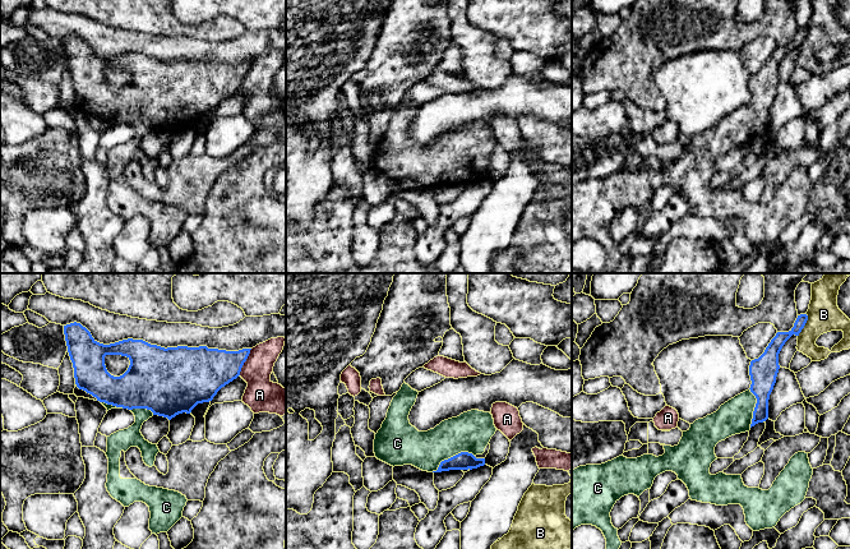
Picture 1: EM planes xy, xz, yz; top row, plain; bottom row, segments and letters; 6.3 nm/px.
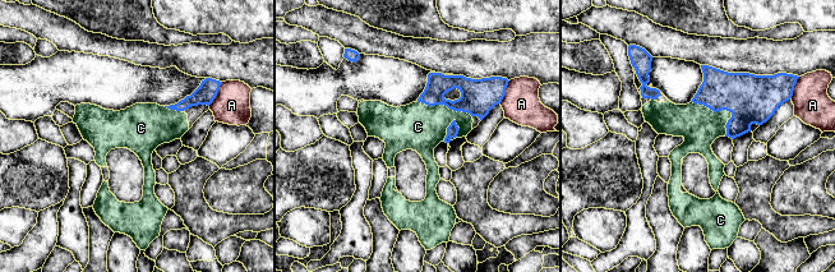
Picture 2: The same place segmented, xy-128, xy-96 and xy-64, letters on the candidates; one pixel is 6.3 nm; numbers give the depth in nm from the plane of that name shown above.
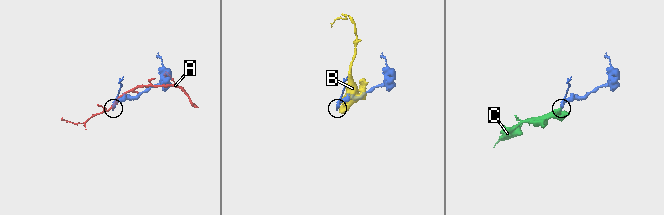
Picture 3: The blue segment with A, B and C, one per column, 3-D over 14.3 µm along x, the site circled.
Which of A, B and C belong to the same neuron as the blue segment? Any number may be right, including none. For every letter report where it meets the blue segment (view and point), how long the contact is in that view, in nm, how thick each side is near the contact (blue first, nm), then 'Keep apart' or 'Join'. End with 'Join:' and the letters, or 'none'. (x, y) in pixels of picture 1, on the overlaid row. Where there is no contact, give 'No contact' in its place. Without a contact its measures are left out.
A: Touches blue at xy (245, 360). Shared border 190 nm. Thickness 280 nm (blue) against 200 nm. Keep apart
B: Touches blue at yz (804, 324). Shared border 160 nm. Thickness 90 nm (blue) against 200 nm. Keep apart
C: Touches blue at xz (451, 457). Shared border 300 nm. Thickness 110 nm (blue) against 260 nm. Join
Join: C

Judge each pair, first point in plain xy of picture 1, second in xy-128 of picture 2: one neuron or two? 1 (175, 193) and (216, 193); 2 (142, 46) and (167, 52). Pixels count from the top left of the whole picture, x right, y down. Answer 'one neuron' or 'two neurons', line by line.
1: two neurons
2: one neuron

